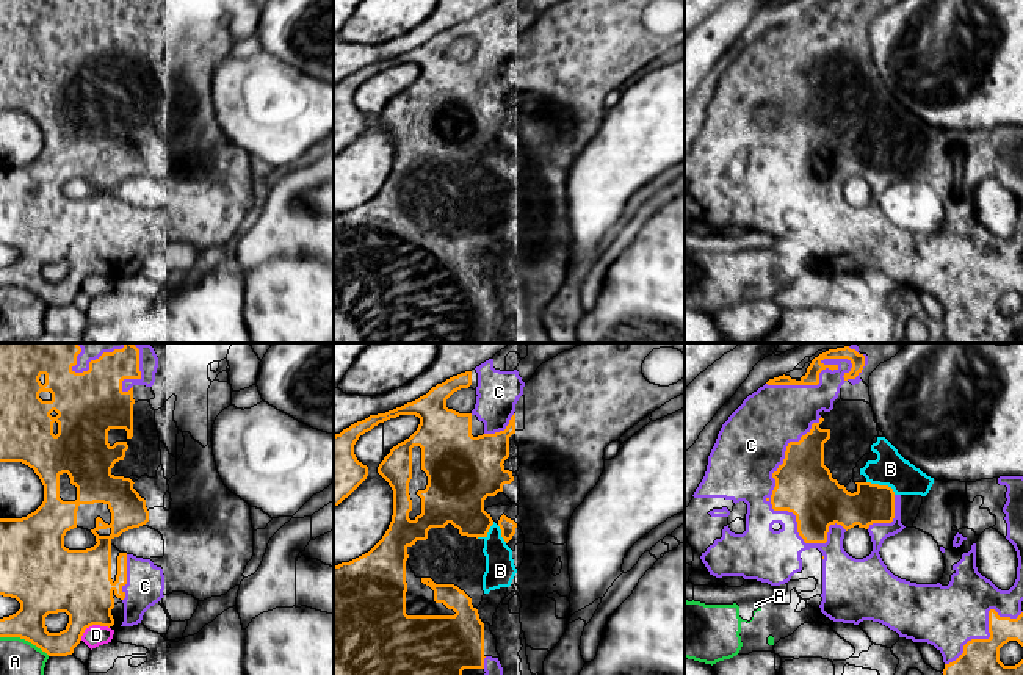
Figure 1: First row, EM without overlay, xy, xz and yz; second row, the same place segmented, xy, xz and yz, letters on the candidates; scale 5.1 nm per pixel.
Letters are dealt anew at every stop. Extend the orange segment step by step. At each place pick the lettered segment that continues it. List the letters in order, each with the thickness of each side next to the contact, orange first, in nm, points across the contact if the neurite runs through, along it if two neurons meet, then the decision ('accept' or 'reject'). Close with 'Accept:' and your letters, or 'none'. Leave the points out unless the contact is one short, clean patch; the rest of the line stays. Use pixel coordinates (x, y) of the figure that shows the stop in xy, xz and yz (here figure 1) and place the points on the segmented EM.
A: calibres 220 and 190 nm; reject
B: calibres 200 and 180 nm; accept
C: calibres 300 and 360 nm; reject
D: calibres 340 and 110 nm; reject
Accept: B

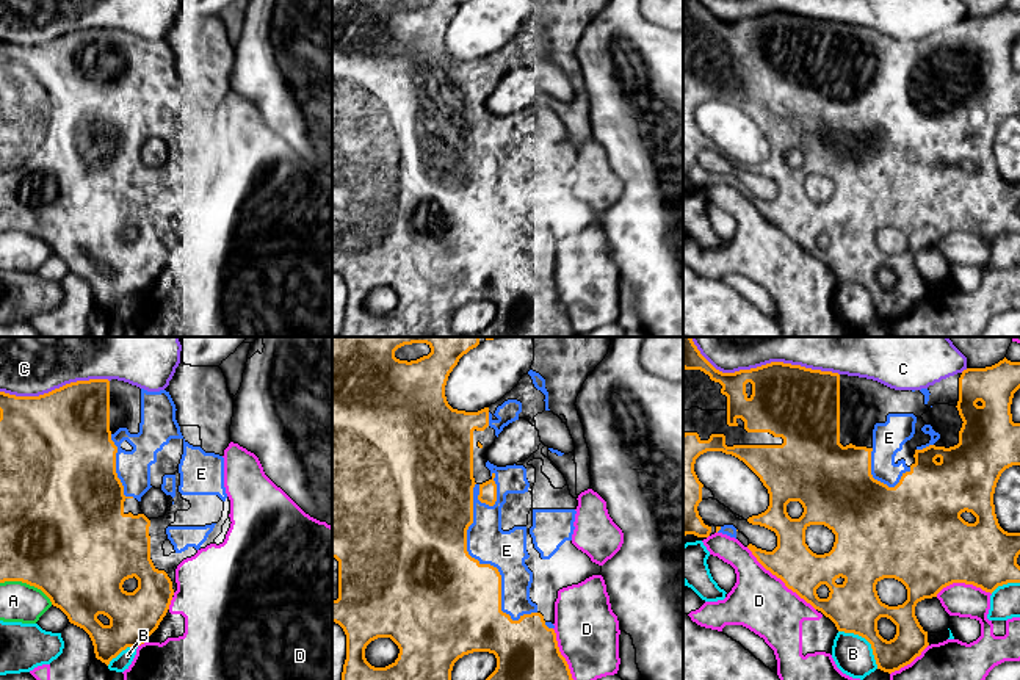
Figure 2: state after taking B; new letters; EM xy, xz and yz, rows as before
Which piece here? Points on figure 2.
A: calibres 500 and 200 nm; reject
B: calibres 280 and 200 nm; reject
C: calibres 380 and 340 nm; reject
D: calibres 220 and 300 nm; reject
E: calibres 500 and 200 nm; reject
Accept: none

